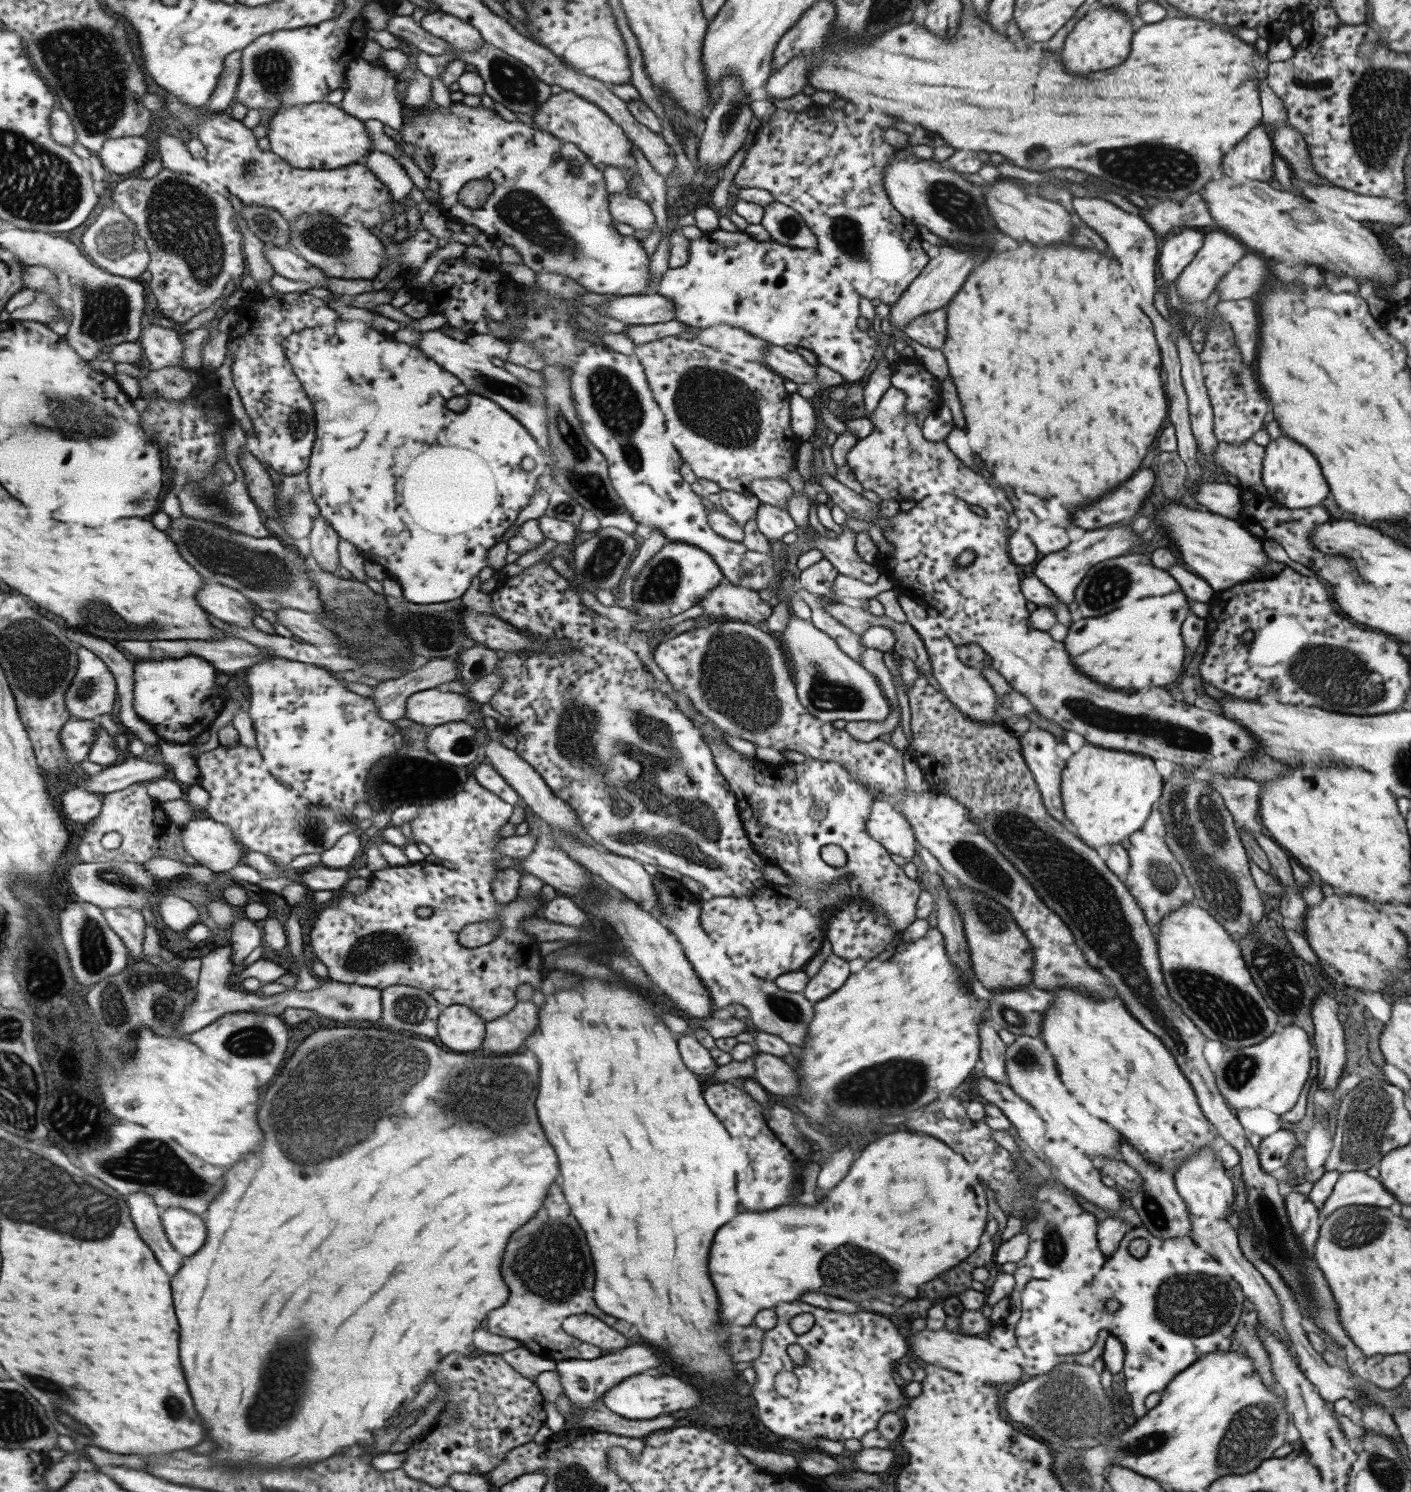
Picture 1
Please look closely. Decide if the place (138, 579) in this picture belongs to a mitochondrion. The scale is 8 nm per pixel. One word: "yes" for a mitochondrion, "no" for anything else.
no

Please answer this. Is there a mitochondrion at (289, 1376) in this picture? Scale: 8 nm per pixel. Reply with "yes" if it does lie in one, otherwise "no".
yes

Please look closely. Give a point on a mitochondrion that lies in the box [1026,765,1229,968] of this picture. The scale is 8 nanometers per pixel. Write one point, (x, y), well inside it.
(1163, 875)

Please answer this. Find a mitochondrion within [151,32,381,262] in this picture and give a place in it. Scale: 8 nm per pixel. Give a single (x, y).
(272, 68)

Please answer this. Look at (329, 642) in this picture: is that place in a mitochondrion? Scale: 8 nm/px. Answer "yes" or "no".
yes

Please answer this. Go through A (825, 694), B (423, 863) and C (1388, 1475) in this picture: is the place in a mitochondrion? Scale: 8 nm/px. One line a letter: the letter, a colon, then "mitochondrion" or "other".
A: mitochondrion
B: other
C: mitochondrion

